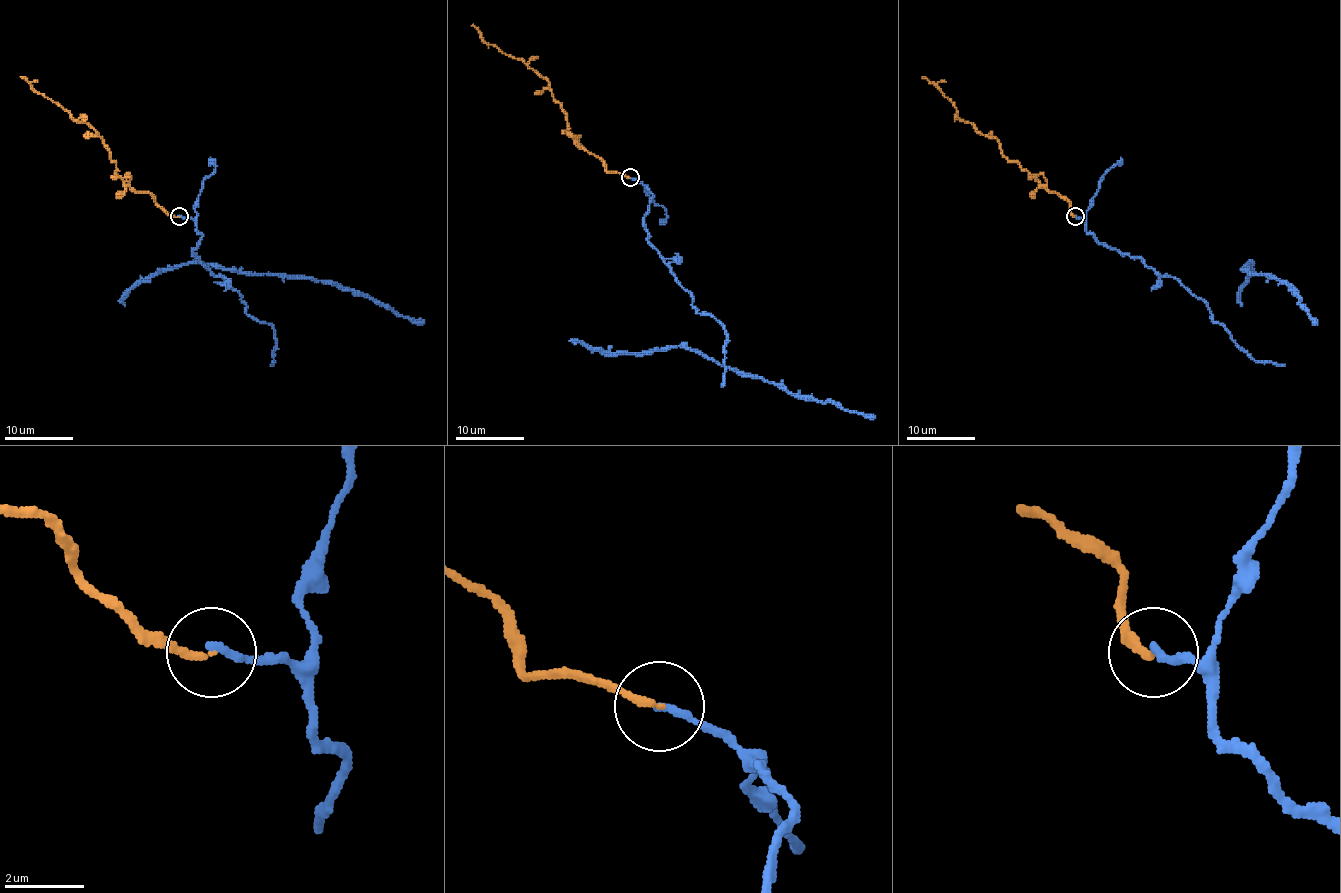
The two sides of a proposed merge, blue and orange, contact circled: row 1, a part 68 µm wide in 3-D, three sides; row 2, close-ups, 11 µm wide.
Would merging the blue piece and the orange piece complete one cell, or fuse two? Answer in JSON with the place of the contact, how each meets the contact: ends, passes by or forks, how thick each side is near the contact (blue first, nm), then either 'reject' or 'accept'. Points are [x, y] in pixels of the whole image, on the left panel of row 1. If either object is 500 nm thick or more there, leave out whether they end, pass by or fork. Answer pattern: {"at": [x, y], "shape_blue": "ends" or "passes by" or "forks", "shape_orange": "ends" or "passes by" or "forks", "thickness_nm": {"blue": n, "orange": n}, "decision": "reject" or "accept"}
{"at": [179, 216], "shape_blue": "ends", "shape_orange": "ends", "thickness_nm": {"blue": 190, "orange": 170}, "decision": "accept"}

